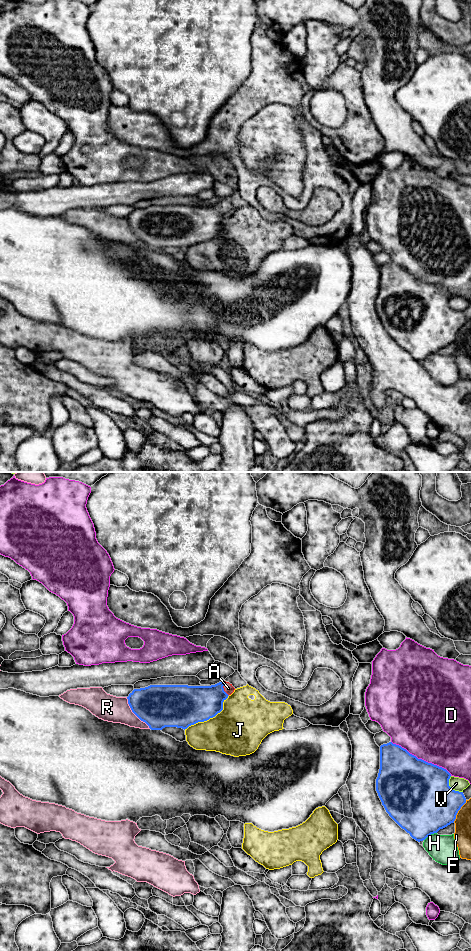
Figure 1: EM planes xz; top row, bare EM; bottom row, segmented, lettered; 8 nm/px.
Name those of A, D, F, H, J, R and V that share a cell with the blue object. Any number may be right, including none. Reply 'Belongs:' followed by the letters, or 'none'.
Belongs: A

